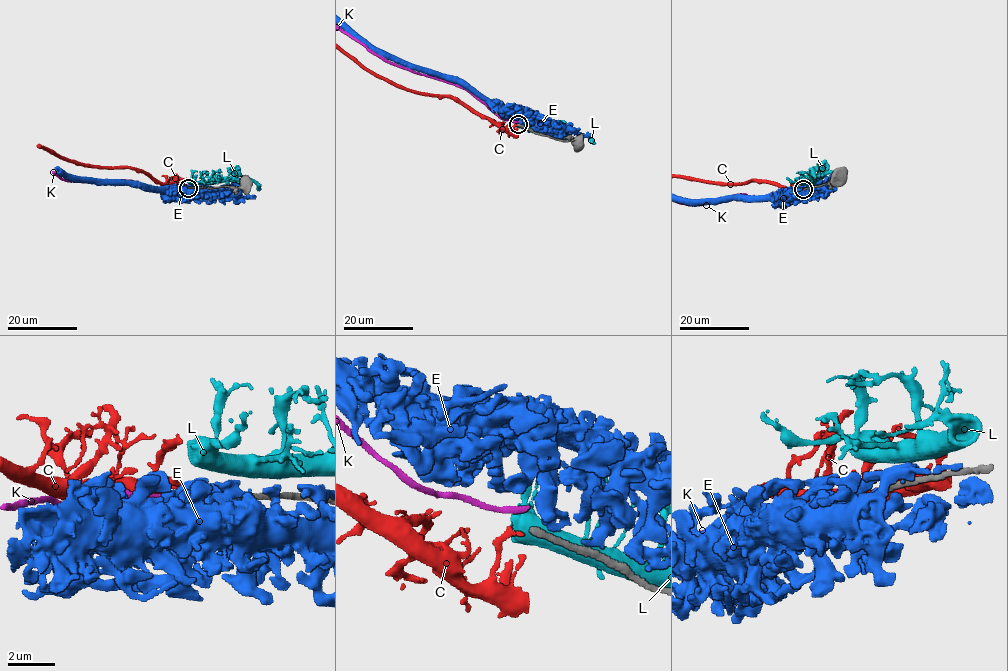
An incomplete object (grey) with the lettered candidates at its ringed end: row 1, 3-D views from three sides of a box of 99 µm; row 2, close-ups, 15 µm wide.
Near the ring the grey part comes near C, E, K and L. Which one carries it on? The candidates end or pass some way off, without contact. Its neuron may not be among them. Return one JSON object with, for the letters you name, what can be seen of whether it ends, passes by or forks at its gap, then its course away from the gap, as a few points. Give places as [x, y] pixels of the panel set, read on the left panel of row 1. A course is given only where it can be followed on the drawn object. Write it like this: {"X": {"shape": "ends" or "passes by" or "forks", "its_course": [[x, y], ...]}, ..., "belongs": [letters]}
{"K": {"shape": "ends"}, "belongs": ["K"]}

